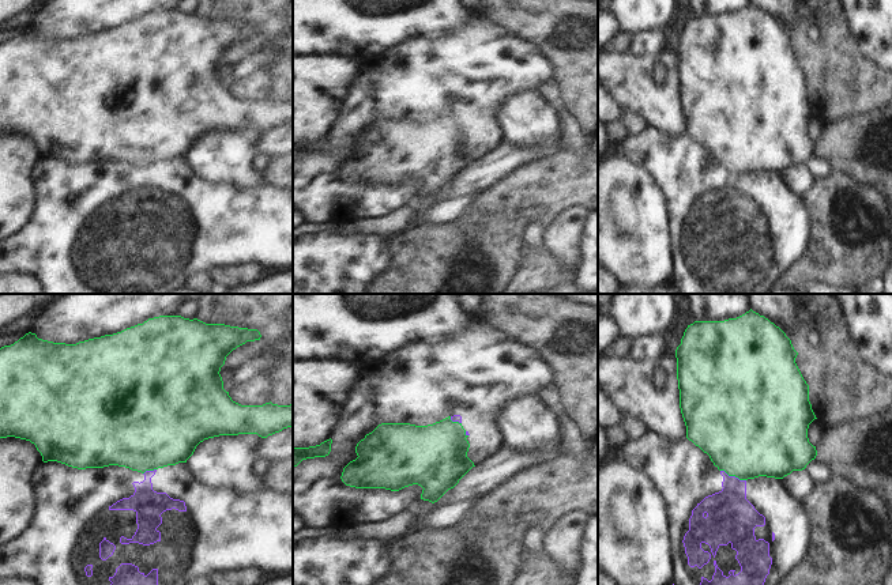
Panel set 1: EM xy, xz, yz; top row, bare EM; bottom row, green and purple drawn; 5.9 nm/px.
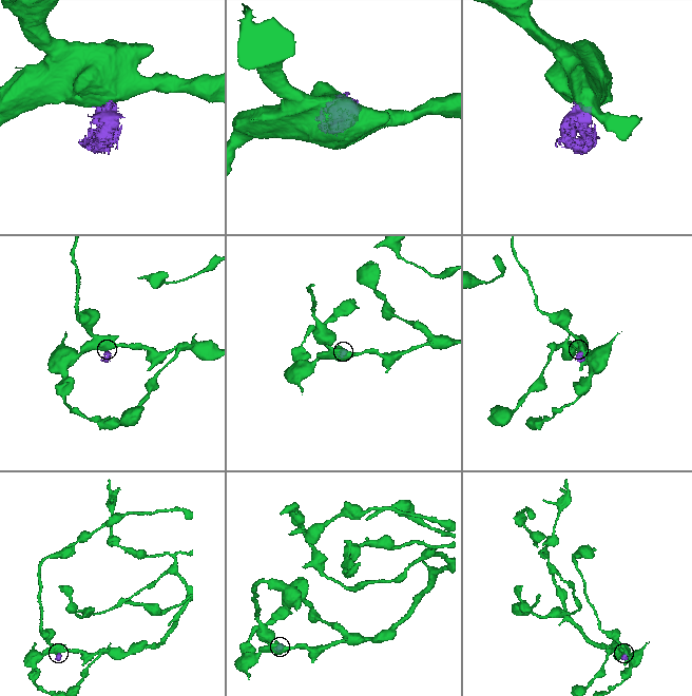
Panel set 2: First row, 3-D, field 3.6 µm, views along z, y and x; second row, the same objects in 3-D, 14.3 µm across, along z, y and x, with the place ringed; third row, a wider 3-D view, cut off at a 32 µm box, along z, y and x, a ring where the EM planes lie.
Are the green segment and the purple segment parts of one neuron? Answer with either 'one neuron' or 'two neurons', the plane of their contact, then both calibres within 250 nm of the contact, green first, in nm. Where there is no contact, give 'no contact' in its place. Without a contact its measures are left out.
two neurons | yz | 500/280 nm

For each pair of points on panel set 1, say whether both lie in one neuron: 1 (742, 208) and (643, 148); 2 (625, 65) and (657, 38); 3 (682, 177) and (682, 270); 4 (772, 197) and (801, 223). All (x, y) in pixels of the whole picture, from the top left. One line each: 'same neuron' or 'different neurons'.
1: same neuron
2: different neurons
3: same neuron
4: same neuron

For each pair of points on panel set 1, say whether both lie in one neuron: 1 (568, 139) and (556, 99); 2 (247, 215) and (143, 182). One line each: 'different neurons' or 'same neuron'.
1: same neuron
2: same neuron

